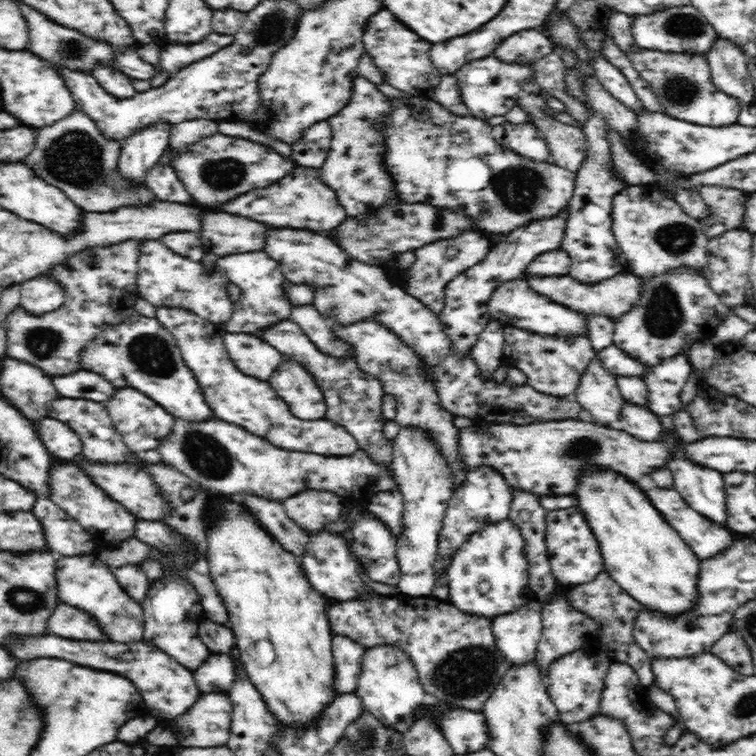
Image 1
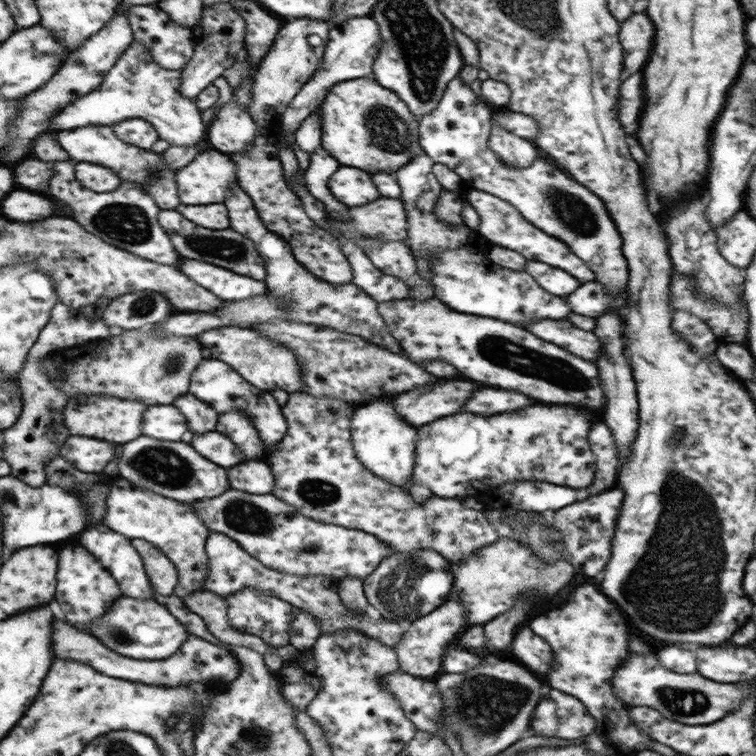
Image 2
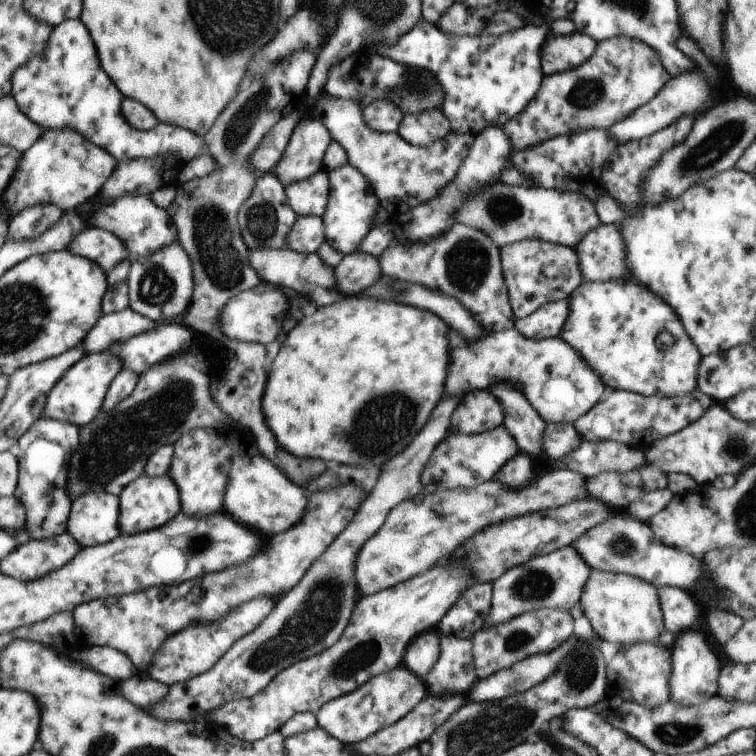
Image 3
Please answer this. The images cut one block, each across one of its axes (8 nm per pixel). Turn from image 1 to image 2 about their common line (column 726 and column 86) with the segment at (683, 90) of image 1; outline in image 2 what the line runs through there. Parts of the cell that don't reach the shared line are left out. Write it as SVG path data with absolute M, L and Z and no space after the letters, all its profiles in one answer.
M134 41L105 74L101 85L83 97L78 96L50 121L50 131L72 130L85 126L112 126L123 120L141 118L156 129L167 146L194 146L207 136L196 98L186 98L179 91L180 70L166 70L152 58L147 46Z

